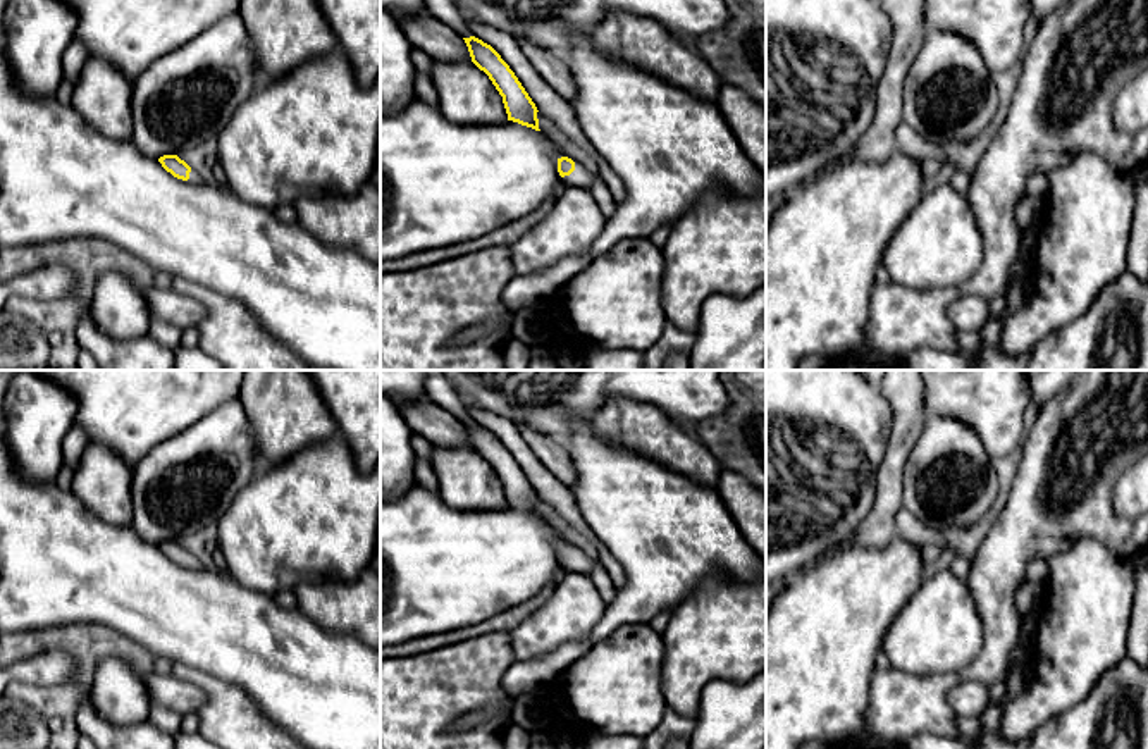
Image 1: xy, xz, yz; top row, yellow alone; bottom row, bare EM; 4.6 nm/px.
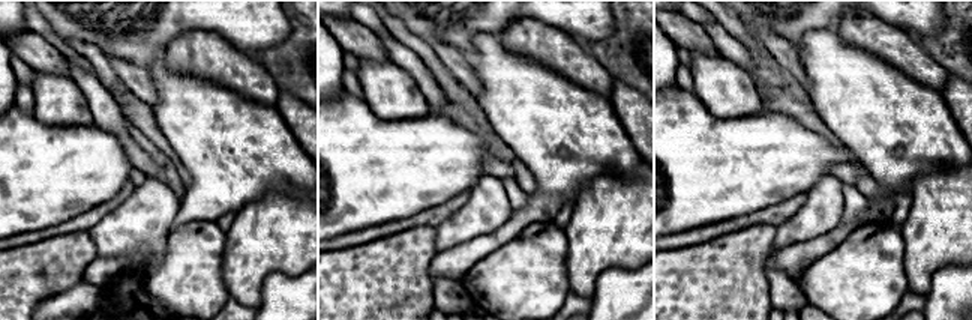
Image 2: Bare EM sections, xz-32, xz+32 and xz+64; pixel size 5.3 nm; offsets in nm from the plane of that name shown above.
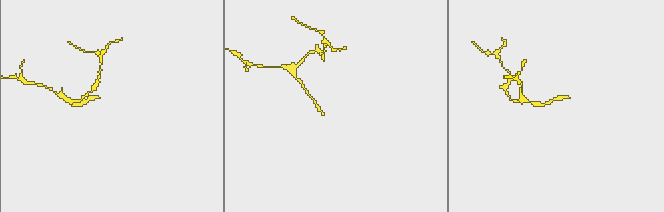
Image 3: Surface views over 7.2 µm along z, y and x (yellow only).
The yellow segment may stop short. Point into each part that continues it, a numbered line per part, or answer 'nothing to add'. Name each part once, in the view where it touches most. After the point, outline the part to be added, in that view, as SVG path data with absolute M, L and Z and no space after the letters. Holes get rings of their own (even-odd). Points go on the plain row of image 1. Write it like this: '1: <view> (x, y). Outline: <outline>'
1: xz (580, 562). Outline: M575 549L575 556L570 561L565 561L565 572L580 572L580 573L589 573L596 565L597 558L590 558L580 549Z

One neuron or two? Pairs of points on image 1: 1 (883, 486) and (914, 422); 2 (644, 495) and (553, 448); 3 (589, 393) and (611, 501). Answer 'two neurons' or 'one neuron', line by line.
1: one neuron
2: two neurons
3: two neurons

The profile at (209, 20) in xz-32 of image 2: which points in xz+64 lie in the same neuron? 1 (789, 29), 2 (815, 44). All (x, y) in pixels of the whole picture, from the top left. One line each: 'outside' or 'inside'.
1: inside
2: outside

